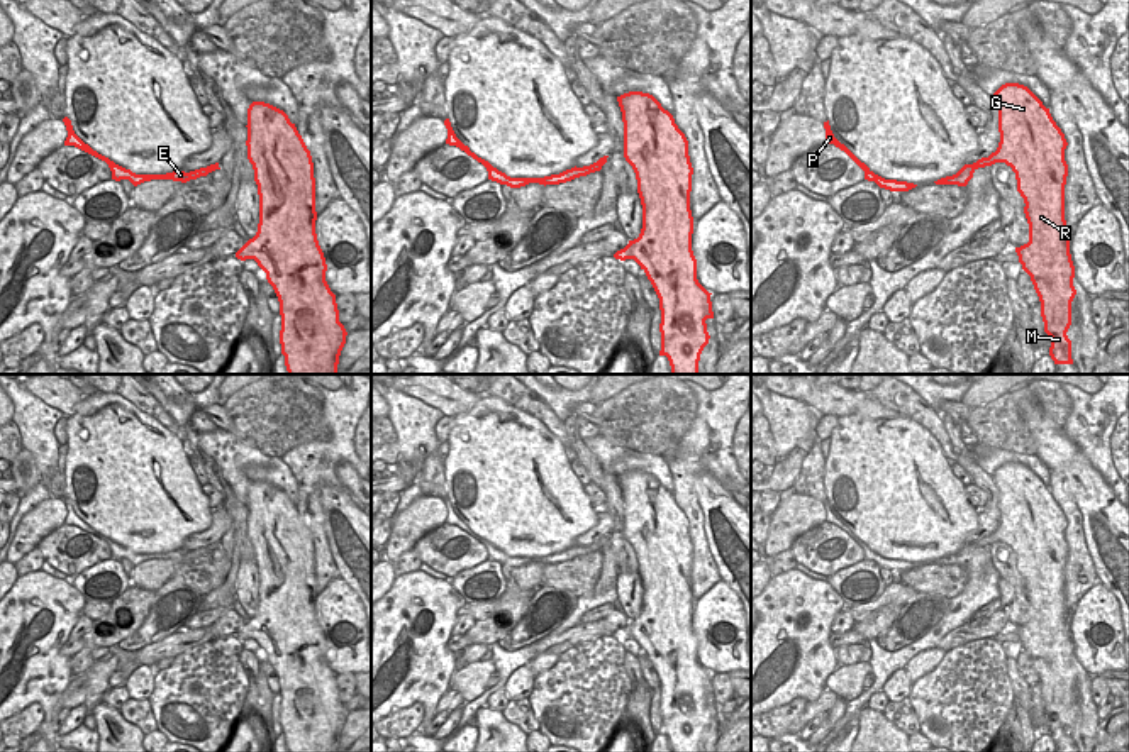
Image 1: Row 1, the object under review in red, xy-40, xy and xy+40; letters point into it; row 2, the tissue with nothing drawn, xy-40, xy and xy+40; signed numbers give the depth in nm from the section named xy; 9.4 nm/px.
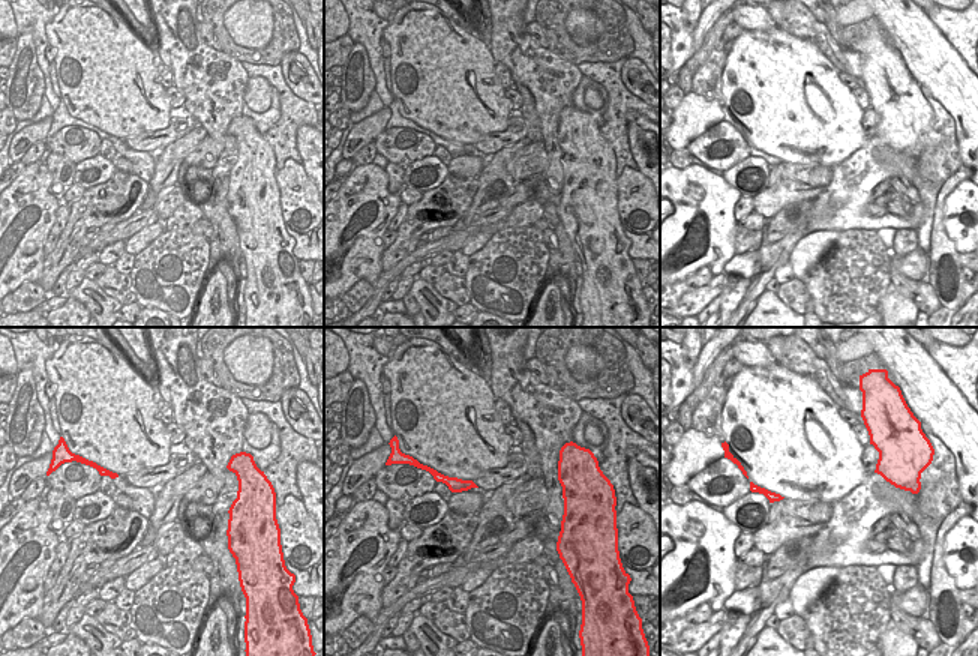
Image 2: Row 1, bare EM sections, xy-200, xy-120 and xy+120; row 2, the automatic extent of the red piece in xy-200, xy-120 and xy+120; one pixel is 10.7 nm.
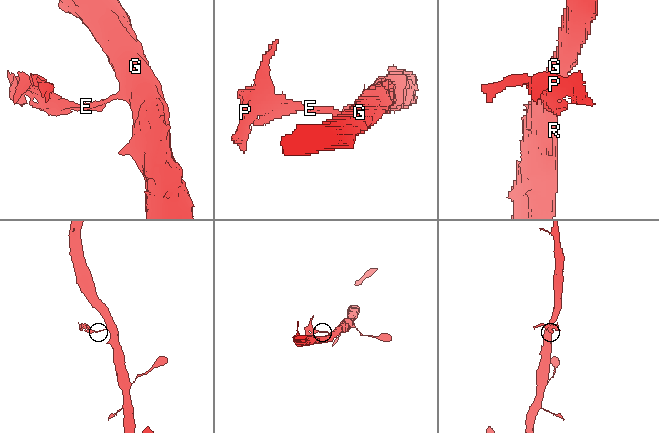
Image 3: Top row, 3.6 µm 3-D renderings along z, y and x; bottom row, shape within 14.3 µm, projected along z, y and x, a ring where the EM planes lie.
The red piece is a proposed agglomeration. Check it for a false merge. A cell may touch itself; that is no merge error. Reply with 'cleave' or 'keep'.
cleave

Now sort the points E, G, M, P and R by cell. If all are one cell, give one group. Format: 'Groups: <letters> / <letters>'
Groups: E P / G M R.

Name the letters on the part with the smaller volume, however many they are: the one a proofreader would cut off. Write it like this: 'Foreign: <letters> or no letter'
Foreign: E, P

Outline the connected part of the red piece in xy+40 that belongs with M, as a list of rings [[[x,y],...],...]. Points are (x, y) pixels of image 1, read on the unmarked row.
[[[1005,462],[992,478],[998,489],[1000,522],[995,532],[978,539],[978,545],[1005,542],[1015,552],[1029,603],[1029,622],[1015,627],[1015,632],[1039,676],[1044,711],[1051,716],[1051,738],[1054,744],[1073,744],[1066,715],[1076,674],[1065,600],[1068,522],[1049,488],[1027,466]]]

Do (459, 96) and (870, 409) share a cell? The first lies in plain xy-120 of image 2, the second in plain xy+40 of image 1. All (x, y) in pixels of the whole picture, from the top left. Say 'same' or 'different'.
same

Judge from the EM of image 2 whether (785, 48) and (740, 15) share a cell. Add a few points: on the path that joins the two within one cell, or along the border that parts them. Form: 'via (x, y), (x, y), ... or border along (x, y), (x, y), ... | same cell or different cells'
border along (776, 26), (744, 30) | different cells

